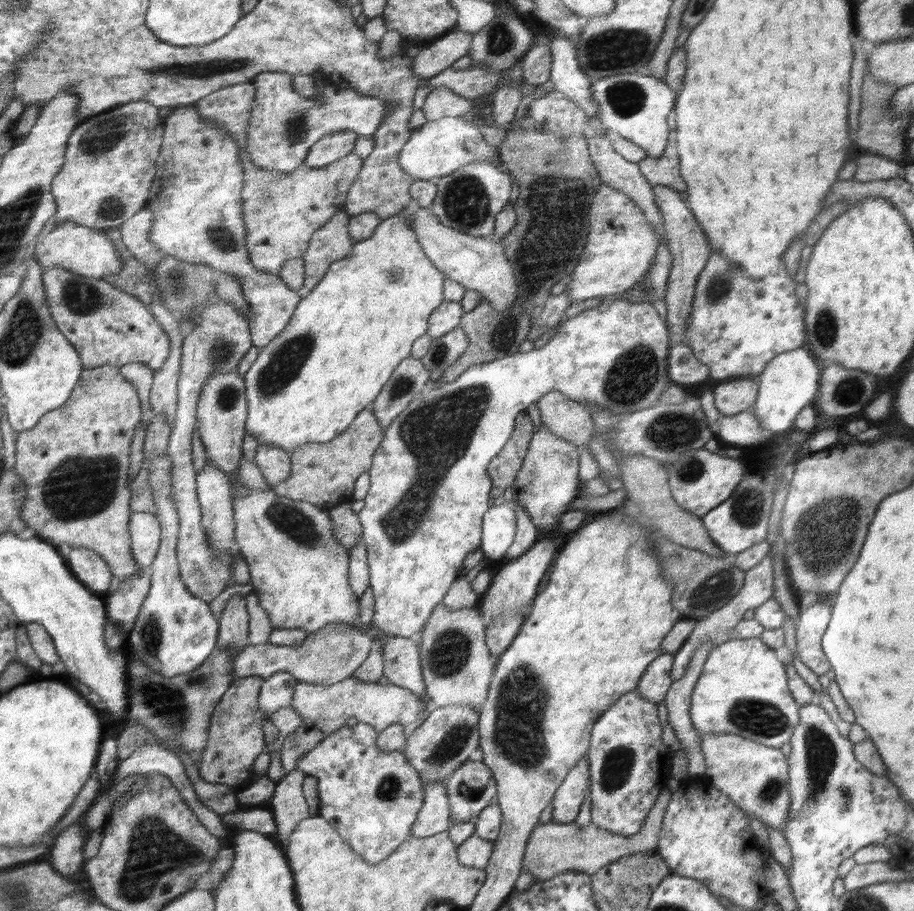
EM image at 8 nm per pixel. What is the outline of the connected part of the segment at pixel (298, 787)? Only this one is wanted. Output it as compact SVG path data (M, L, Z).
M296 769L275 783L275 793L269 809L277 826L272 837L280 846L285 846L298 823L310 816L308 803L302 794L302 782L305 776L307 776L305 772Z

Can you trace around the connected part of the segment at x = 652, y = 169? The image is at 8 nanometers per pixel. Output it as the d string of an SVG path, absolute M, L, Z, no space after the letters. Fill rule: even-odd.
M670 131L664 152L658 158L647 156L640 162L639 169L651 185L664 185L685 195L687 184L680 174L680 159L675 138L676 132Z

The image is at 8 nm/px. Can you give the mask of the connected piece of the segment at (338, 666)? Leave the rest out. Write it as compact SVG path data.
M368 587L362 594L358 604L360 606L359 626L353 624L333 623L317 632L309 633L300 646L282 646L270 643L248 645L233 658L233 678L262 677L270 678L271 674L281 671L294 674L295 678L303 678L307 683L315 685L335 685L346 681L361 668L367 660L374 645L371 634L367 632L374 623L375 595L372 587Z

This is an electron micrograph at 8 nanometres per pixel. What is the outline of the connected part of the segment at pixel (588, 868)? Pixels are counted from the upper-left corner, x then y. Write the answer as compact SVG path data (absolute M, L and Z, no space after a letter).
M662 788L644 824L632 836L601 829L592 822L588 826L578 826L575 822L538 824L527 842L522 871L530 872L536 879L541 880L554 878L561 872L569 870L577 870L591 875L600 871L603 866L610 865L624 856L657 851L663 816L670 799L671 792L668 788Z

